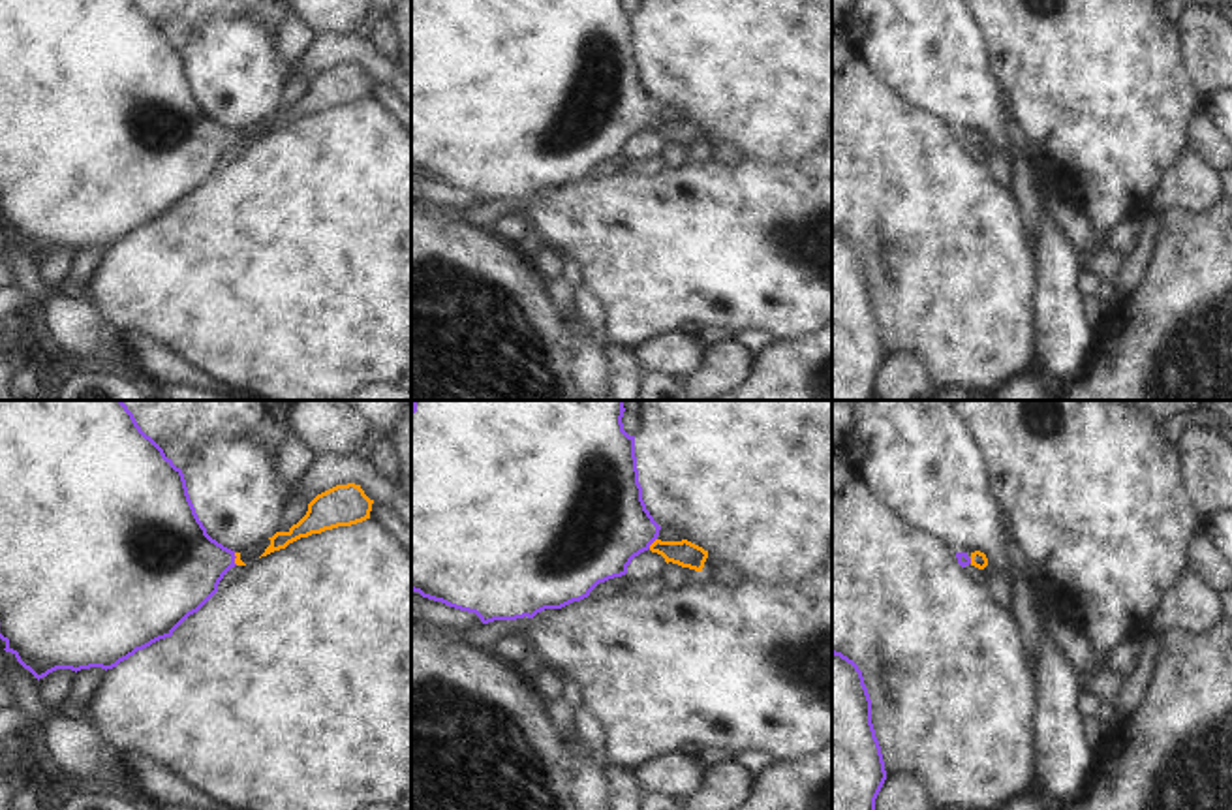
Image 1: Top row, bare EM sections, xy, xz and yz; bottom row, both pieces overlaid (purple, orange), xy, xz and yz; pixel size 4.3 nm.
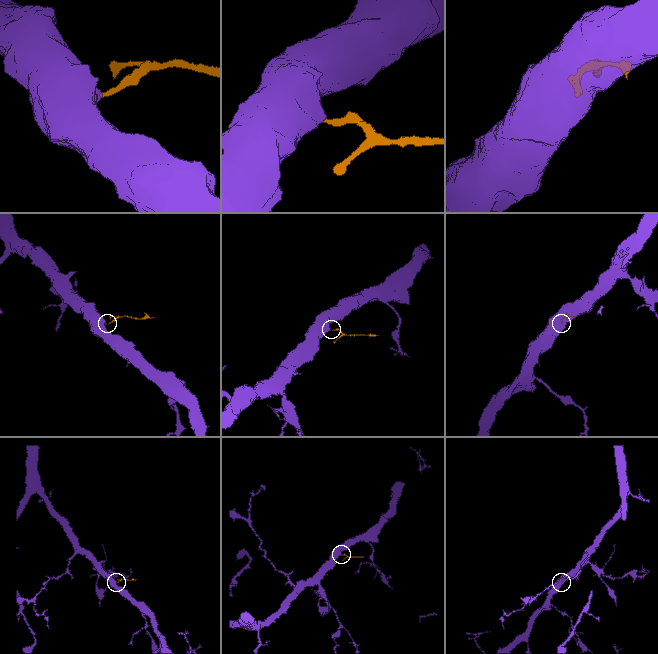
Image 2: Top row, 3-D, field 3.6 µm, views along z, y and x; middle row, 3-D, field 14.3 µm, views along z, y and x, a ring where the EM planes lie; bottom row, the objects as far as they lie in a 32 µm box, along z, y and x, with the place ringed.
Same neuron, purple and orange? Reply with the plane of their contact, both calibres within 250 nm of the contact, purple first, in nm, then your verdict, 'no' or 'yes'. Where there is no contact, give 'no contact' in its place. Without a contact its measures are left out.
meets purple in xz; 420 nm thick on the purple side, 120 nm on the other; yes

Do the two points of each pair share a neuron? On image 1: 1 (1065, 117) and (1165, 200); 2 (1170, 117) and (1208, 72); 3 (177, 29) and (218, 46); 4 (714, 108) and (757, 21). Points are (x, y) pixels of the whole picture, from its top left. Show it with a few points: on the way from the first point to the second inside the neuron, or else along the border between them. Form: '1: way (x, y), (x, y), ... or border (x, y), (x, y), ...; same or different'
1: border (1182, 156), (1165, 173), (1144, 211); different
2: border (1180, 47), (1193, 87), (1204, 98); different
3: border (209, 19), (183, 49); different
4: way (735, 87), (757, 64), (757, 42); same

